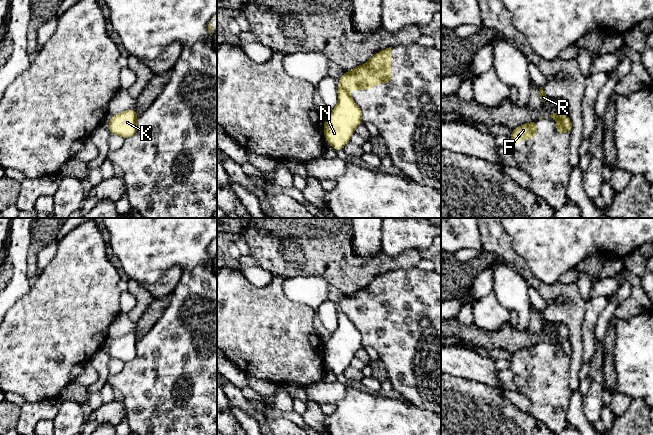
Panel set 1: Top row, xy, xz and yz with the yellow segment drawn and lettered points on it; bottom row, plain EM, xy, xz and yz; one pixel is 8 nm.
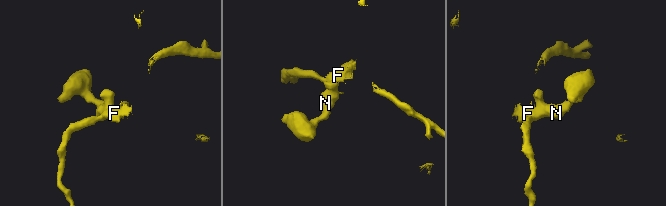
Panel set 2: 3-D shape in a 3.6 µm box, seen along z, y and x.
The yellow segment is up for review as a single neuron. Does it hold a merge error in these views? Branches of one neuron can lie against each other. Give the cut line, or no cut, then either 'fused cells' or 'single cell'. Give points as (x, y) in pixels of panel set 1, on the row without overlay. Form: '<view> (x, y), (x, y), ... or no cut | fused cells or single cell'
xz (339, 308), (346, 315) | fused cells

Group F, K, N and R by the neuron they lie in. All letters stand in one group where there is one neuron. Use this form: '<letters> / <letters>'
F / K N R

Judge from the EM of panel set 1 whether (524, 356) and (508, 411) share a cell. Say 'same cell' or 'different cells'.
different cells

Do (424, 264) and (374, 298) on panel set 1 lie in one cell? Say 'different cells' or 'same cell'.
different cells

